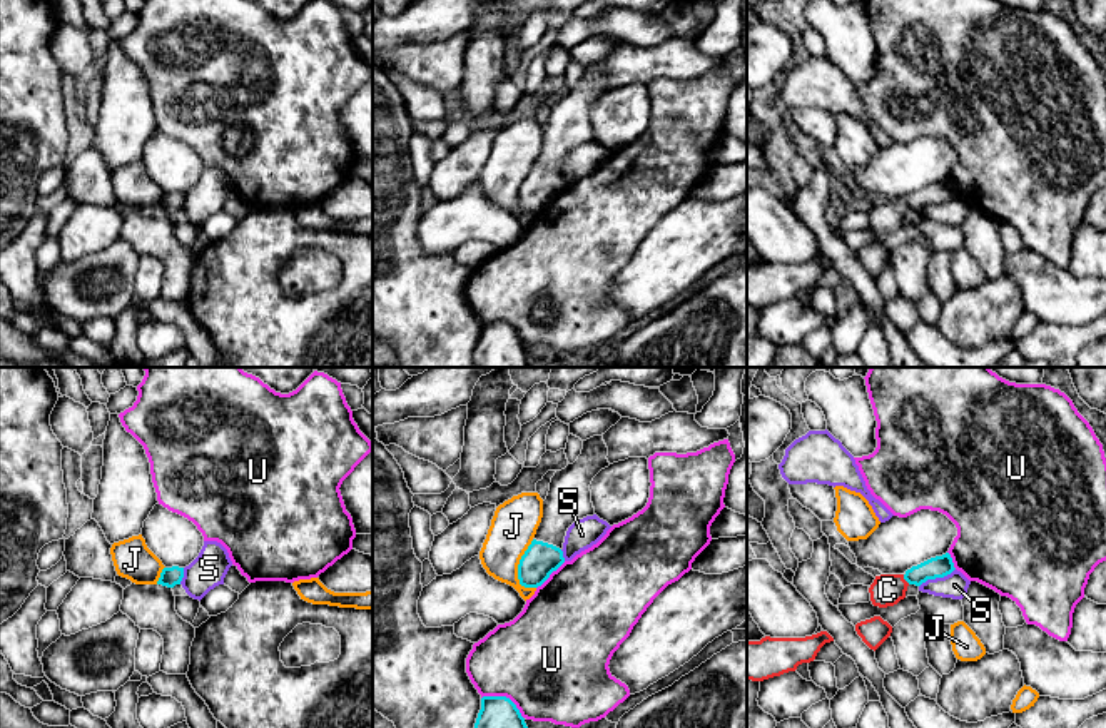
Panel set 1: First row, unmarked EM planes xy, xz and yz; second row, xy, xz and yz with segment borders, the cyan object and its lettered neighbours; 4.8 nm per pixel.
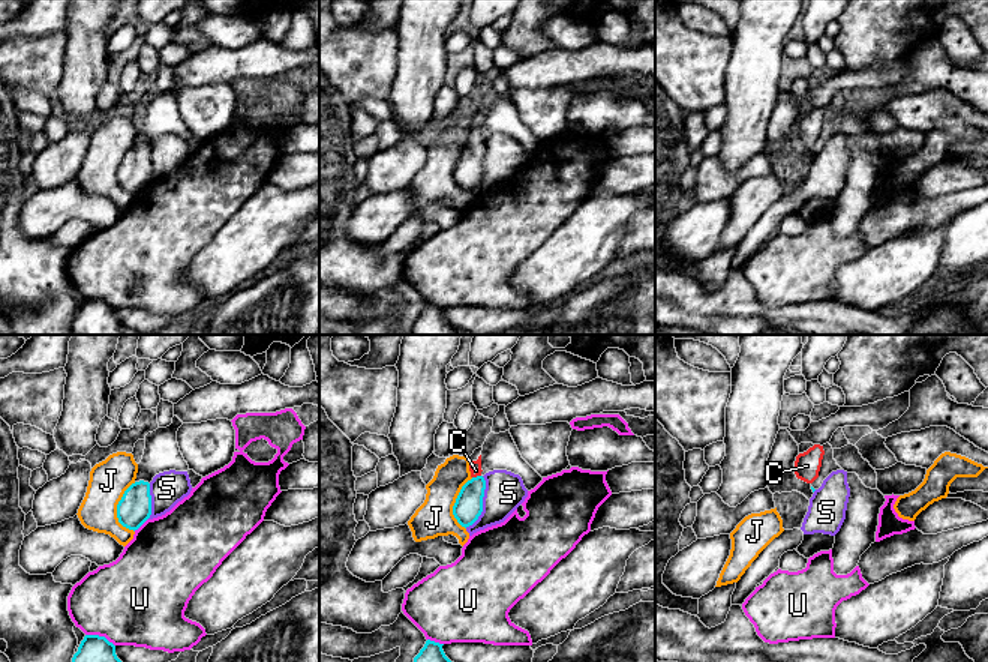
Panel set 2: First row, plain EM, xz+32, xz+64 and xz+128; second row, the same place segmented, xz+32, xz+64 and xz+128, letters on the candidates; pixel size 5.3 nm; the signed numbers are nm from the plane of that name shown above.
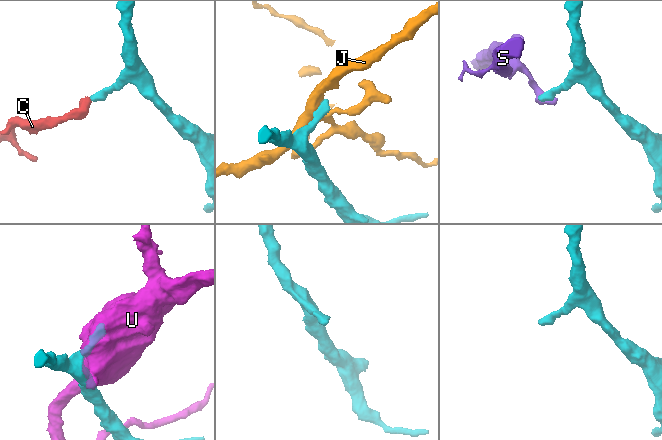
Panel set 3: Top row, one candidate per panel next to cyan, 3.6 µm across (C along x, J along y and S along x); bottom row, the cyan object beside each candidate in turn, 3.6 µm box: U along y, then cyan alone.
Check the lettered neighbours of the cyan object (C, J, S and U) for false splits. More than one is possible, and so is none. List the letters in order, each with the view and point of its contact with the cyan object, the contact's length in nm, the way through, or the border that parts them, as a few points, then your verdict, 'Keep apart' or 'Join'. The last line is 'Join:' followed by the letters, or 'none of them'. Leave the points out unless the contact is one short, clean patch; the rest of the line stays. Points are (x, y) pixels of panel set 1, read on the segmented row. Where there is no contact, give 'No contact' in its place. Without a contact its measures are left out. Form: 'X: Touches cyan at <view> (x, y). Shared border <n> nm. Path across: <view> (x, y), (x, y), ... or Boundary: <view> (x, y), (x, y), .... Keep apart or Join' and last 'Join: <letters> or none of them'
C: Touches cyan at yz (906, 580). Shared border 60 nm. Path across: yz (939, 566), (906, 580), (887, 590). Join
J: Touches cyan at xz (518, 565). Shared border 240 nm. Keep apart
S: Touches cyan at yz (936, 576). Shared border 200 nm. Boundary: yz (954, 568), (943, 576), (928, 578), (919, 586). Keep apart
U: Touches cyan at xz (505, 697). Shared border 240 nm. Keep apart
Join: C

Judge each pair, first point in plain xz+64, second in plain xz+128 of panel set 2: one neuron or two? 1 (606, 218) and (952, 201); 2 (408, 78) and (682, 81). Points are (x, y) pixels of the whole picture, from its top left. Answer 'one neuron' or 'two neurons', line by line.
1: two neurons
2: two neurons

